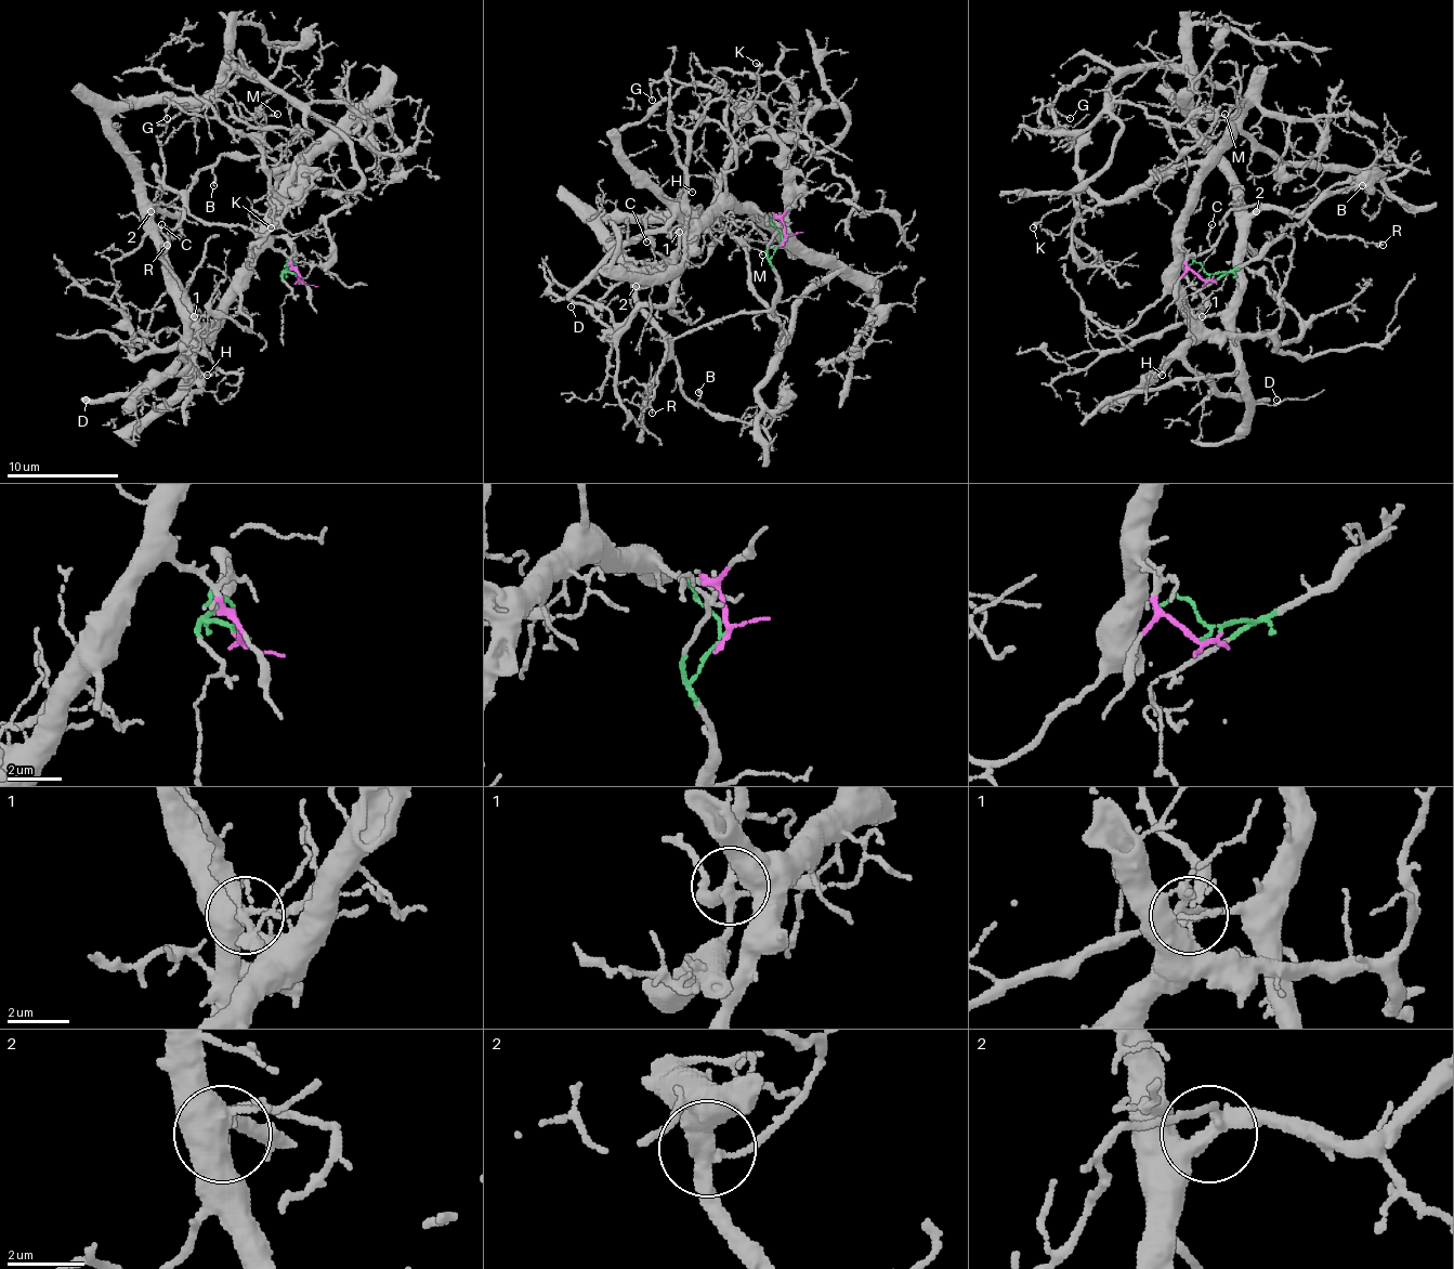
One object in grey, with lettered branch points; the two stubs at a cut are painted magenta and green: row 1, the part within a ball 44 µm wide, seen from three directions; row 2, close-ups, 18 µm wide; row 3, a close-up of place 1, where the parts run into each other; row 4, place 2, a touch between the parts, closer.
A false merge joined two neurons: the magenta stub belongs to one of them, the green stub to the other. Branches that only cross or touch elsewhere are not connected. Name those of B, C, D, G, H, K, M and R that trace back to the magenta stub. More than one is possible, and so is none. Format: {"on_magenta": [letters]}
{"on_magenta": ["C", "D", "G", "H", "K"]}

